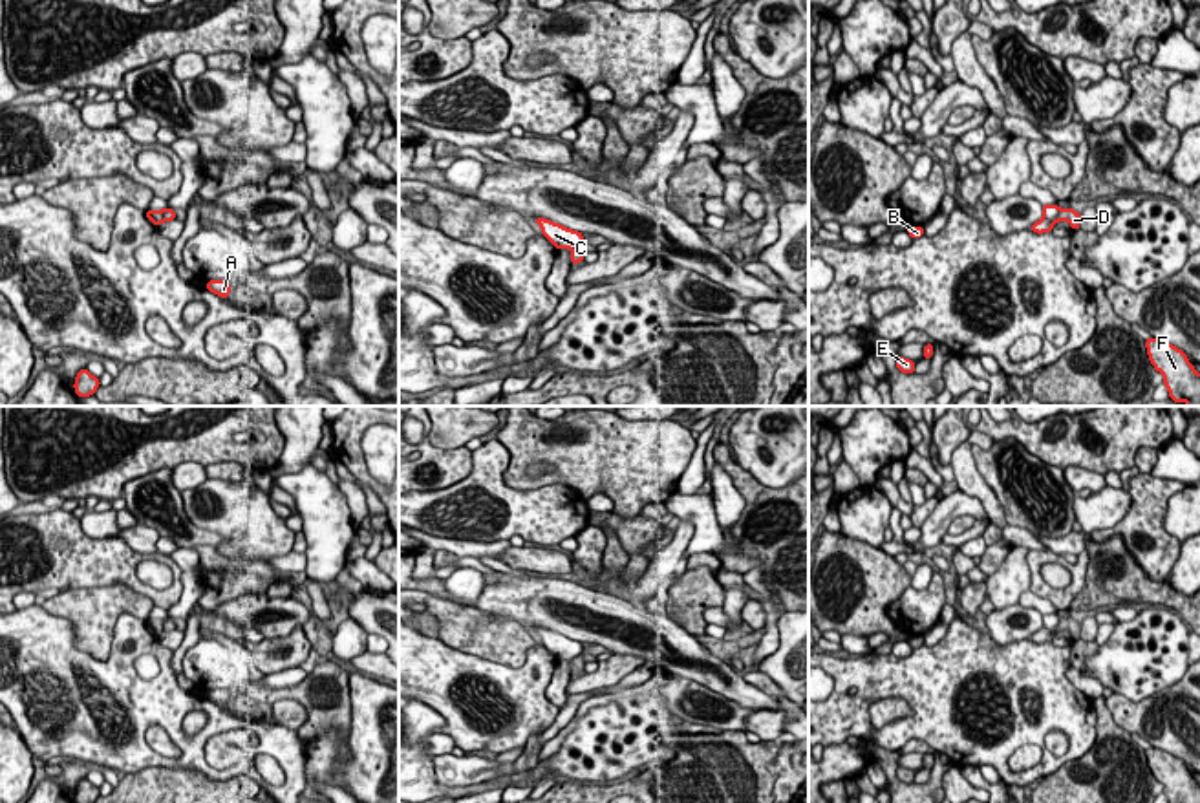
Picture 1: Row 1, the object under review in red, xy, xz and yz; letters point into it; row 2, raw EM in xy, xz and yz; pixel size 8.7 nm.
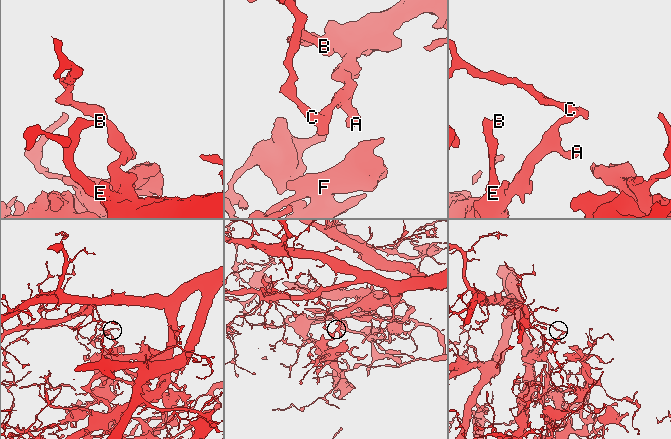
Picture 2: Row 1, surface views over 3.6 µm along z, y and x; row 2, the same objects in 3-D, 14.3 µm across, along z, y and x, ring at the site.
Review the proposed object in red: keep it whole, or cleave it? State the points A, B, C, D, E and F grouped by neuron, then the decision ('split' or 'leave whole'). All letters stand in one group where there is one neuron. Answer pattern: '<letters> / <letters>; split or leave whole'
A B D E F / C; split

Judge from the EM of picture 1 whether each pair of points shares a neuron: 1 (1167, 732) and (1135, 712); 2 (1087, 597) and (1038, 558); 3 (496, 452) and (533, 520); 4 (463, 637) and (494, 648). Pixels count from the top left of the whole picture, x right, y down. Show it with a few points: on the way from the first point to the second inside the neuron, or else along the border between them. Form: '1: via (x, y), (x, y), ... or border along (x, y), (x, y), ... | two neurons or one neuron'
1: via (1160, 730), (1153, 730), (1142, 719) | one neuron
2: border along (1089, 549), (1085, 584), (1069, 608) | two neurons
3: via (496, 469), (496, 485), (516, 505) | one neuron
4: via (471, 637), (483, 637), (487, 641) | one neuron

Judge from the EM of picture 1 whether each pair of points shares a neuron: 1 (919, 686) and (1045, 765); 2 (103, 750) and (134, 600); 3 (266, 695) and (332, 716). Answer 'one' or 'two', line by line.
1: one
2: two
3: one

